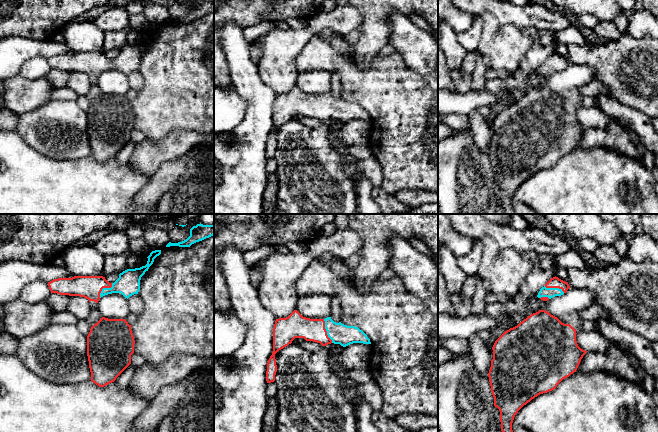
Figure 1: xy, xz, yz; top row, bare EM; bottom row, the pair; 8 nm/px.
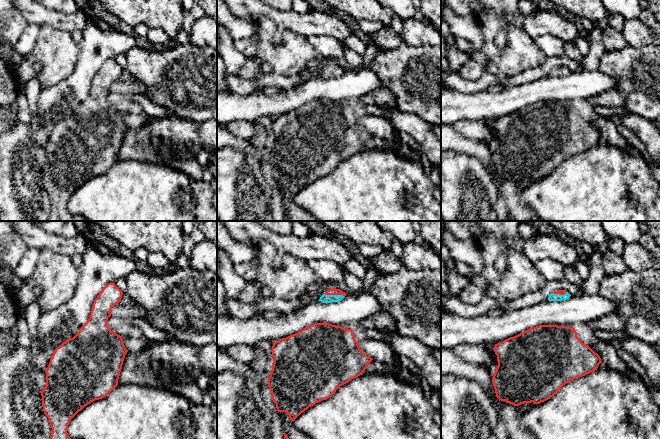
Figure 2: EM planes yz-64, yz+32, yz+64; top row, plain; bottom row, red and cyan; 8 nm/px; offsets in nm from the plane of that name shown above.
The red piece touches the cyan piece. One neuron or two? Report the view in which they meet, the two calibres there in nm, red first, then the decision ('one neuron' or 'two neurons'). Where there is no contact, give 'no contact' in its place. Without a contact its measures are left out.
xz | 190/160 nm | one neuron

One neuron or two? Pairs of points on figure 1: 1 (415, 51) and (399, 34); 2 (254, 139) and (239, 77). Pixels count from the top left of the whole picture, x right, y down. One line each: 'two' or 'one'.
1: one
2: one

